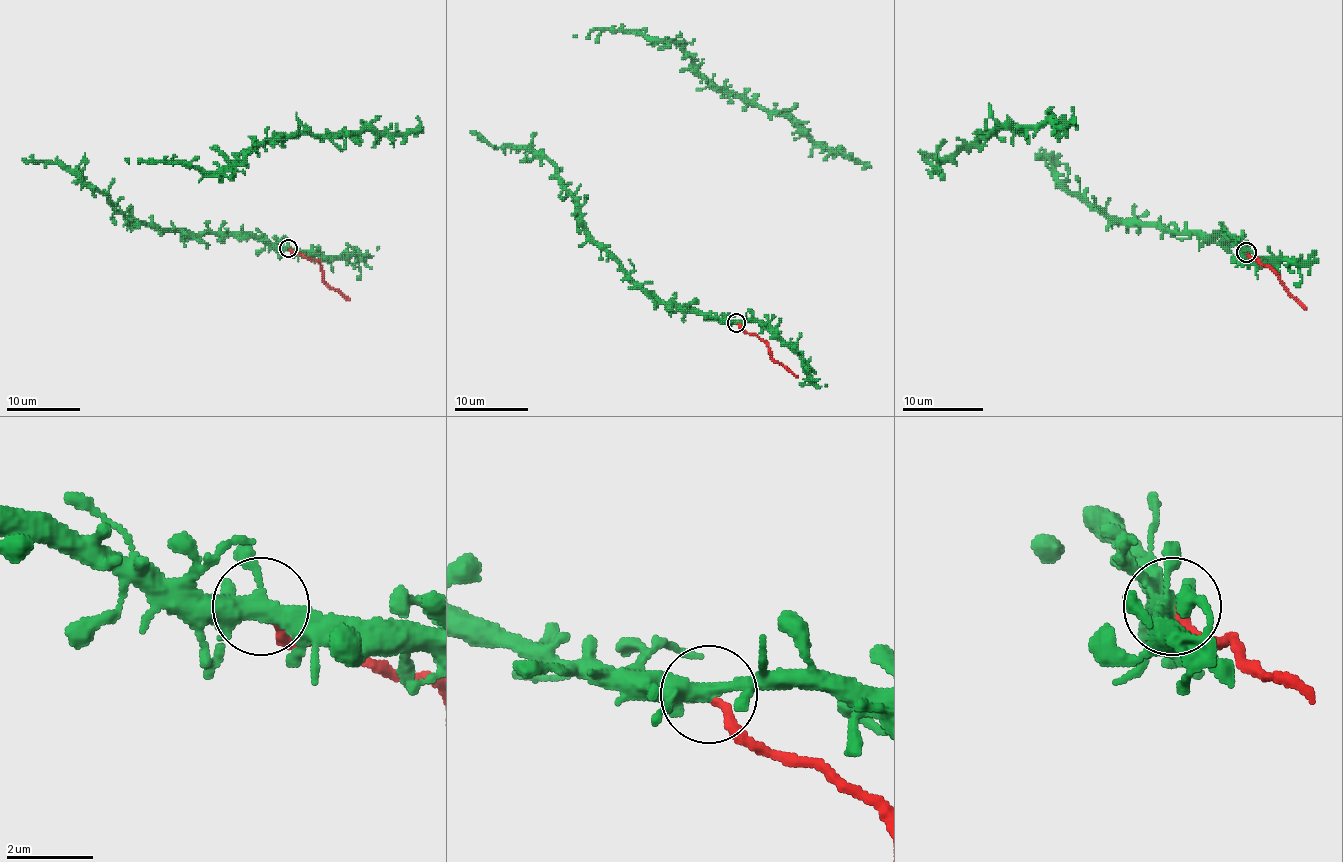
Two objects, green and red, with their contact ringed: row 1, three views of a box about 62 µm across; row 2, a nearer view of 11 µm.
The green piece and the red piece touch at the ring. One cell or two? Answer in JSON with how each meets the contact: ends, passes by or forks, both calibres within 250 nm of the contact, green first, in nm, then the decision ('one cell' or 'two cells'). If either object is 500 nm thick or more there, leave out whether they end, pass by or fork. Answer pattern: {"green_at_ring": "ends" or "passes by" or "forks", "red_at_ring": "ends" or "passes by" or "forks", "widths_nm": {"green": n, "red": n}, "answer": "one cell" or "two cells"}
{"green_at_ring": "forks", "red_at_ring": "ends", "widths_nm": {"green": 360, "red": 180}, "answer": "two cells"}

